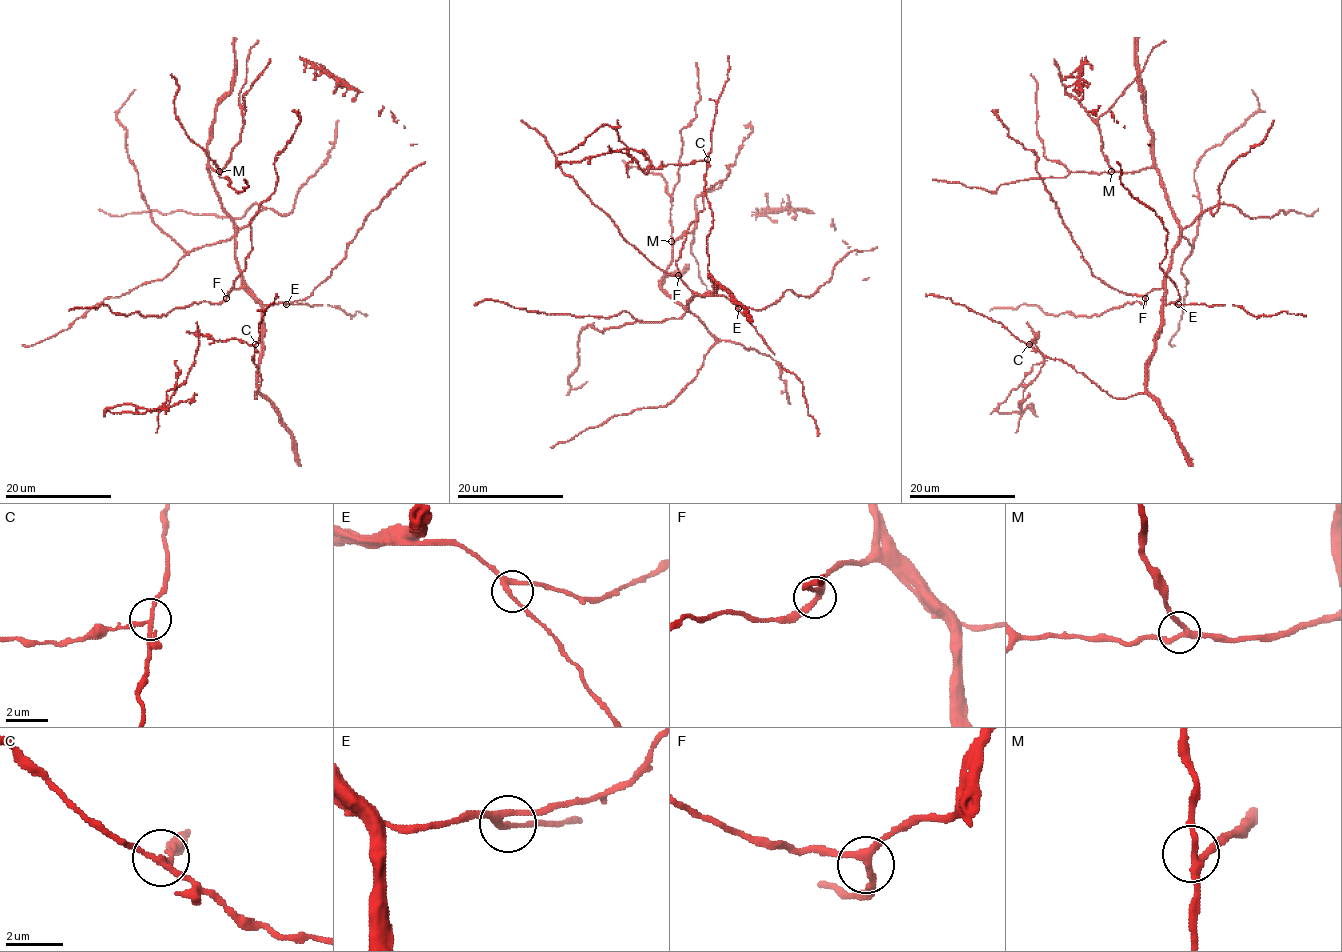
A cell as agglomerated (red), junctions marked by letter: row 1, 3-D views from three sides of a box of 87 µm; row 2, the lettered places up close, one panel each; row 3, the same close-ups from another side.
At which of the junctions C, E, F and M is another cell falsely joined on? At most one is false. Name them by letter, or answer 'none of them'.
C

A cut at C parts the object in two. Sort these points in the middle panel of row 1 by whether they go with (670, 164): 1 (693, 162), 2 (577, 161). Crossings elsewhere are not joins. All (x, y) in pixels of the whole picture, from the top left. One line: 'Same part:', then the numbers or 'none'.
Same part: 1, 2

